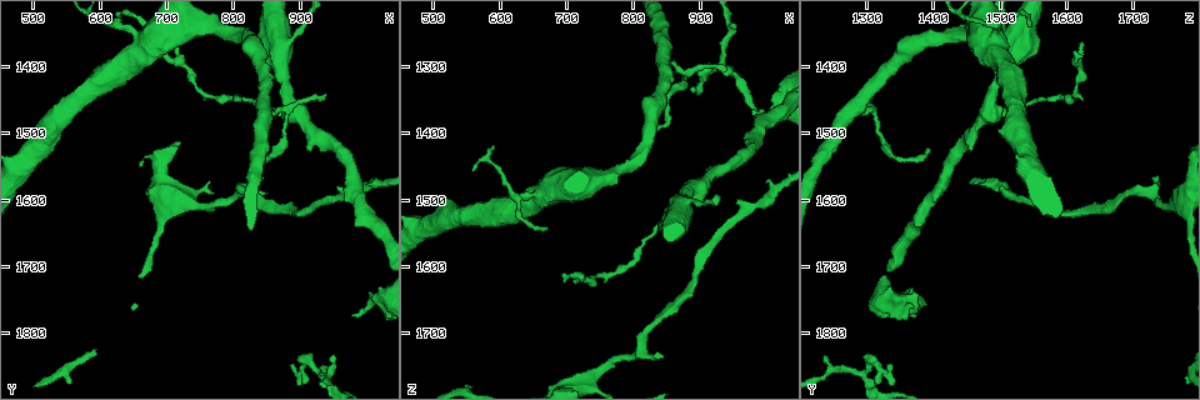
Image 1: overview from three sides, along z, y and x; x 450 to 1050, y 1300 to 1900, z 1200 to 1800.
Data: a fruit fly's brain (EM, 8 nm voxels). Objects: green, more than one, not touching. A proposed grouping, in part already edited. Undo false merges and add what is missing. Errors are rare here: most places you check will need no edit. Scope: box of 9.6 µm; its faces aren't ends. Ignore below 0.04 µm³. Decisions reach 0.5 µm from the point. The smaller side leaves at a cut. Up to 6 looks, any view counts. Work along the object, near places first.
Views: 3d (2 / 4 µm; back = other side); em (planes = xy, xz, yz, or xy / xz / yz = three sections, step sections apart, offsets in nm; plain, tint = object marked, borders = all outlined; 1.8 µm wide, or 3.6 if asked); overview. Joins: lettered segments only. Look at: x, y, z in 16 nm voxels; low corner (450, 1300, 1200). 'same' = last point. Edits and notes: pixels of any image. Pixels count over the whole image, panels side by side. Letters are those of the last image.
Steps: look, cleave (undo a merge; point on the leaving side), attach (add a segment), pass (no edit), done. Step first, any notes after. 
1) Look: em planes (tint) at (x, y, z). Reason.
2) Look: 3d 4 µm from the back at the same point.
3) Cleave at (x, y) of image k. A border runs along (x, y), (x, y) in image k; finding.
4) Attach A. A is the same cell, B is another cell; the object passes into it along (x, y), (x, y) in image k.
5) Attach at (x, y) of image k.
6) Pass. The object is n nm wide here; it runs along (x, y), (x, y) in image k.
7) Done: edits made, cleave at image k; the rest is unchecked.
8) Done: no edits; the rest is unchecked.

Look: 3d 4 µm at (705, 1365, 1625). Thin end.

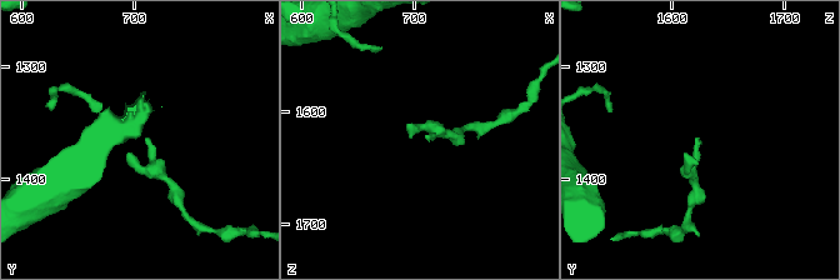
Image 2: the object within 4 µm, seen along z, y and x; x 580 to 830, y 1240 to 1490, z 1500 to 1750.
Look: em yz step 16 (borders) at (710, 1362, 1622).

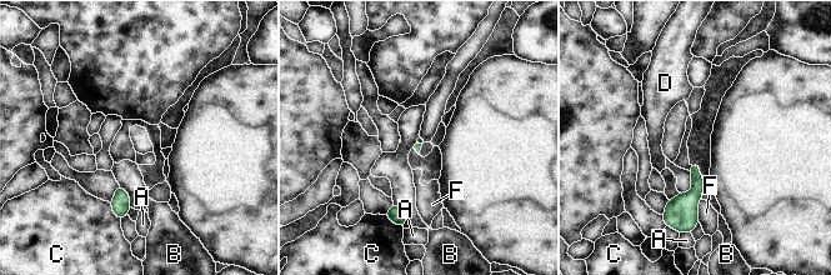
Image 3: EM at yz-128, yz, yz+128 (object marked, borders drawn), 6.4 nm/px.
Pass. A, B, C, D and F are other cells; a border runs along (701, 199), (699, 201), (697, 221) in image 3; none of them fits.

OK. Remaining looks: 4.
Look: em yz step 4 (tint) at (845, 1565, 1740). Free end.

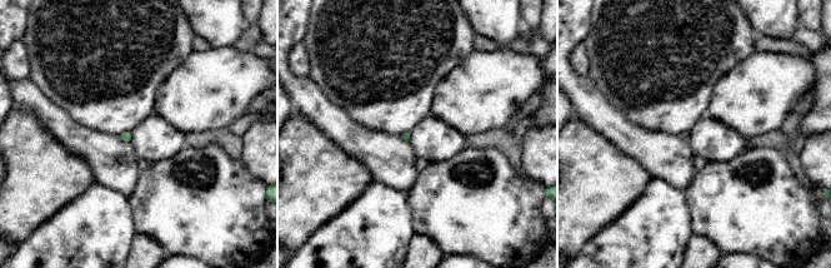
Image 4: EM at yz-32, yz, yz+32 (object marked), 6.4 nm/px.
Look: em planes (borders) at the same point. Another direction.

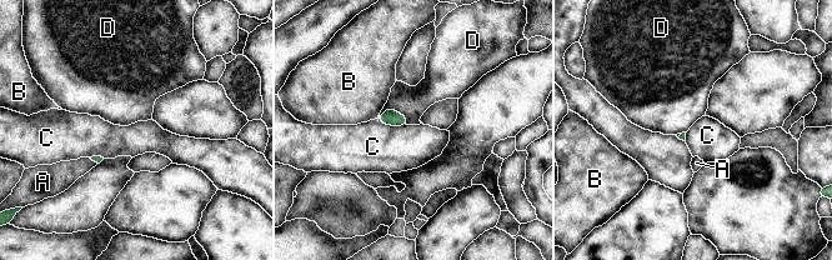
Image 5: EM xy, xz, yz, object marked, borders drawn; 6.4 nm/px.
Pass. A, B, C and D are other cells; a border runs along (377, 119), (396, 126), (405, 125) in image 5; none of them fits.

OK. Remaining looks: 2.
Look: 3d 4 µm from the back at (980, 1775, 1365). Branch stops here.

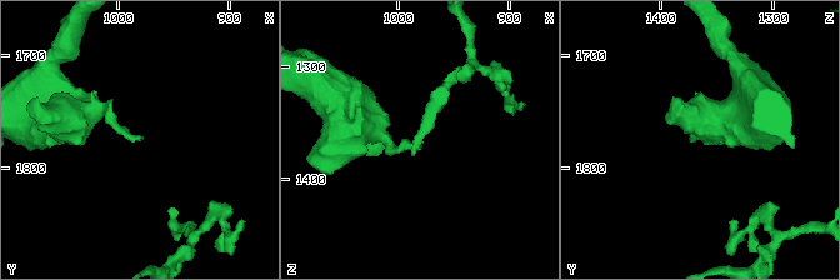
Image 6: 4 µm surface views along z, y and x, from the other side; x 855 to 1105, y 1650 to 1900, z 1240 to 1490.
Look: em 3.6 µm planes (borders) at (978, 1774, 1366). Now the EM.

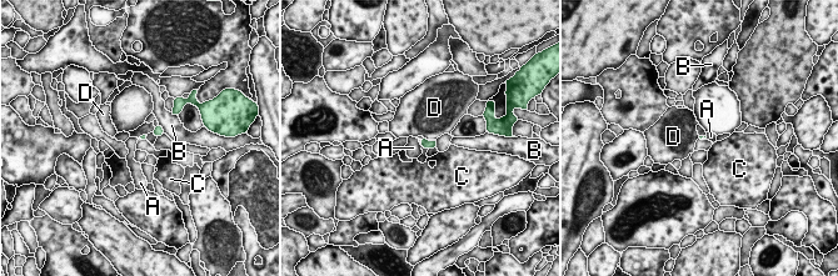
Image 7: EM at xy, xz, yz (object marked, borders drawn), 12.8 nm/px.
Pass. The longest contact is with B, 140 nm; A, B, C and D are other cells; a border runs along (151, 133), (156, 138) in image 7; none of them fits.

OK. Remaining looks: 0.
Done: no edits; the rest is unchecked.

